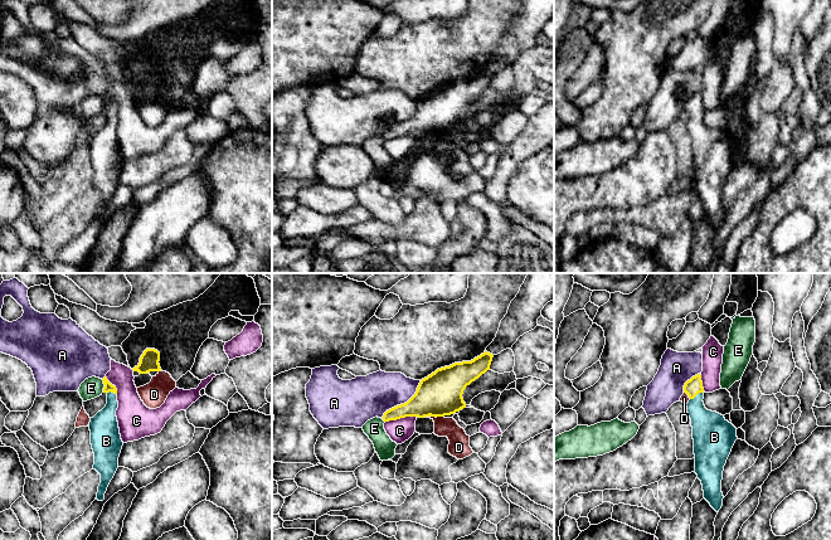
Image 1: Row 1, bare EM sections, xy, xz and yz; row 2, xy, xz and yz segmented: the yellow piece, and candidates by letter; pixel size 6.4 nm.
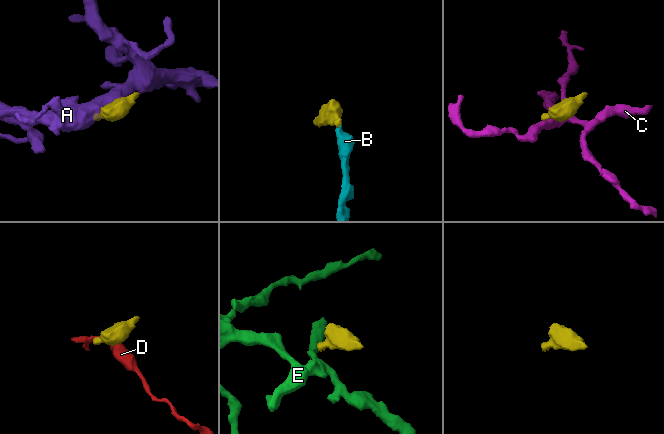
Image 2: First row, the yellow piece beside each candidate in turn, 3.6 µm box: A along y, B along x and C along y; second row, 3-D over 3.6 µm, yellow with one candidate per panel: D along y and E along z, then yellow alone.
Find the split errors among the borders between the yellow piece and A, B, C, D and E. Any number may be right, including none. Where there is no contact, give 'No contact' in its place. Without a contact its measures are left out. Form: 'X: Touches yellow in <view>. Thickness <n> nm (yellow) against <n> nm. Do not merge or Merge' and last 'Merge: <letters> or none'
A: Touches yellow in xz. Thickness 280 nm (yellow) against 280 nm. Do not merge
B: Touches yellow in yz. Thickness 110 nm (yellow) against 240 nm. Merge
C: Touches yellow in xz. Thickness 240 nm (yellow) against 150 nm. Do not merge
D: Touches yellow in xz. Thickness 280 nm (yellow) against 130 nm. Do not merge
E: Touches yellow in xy. Thickness 60 nm (yellow) against 140 nm. Do not merge
Merge: B

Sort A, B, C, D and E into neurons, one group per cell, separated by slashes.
A / B / C / D / E

